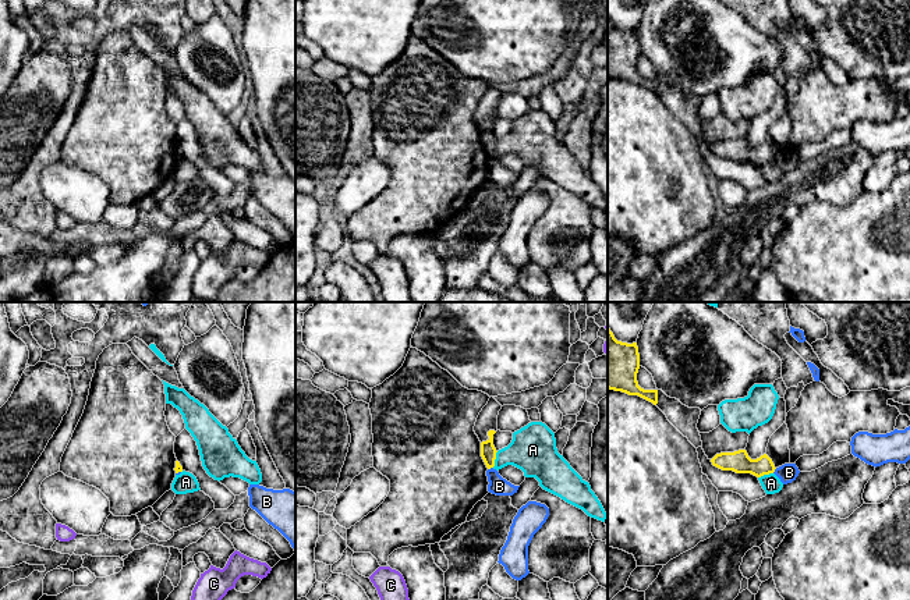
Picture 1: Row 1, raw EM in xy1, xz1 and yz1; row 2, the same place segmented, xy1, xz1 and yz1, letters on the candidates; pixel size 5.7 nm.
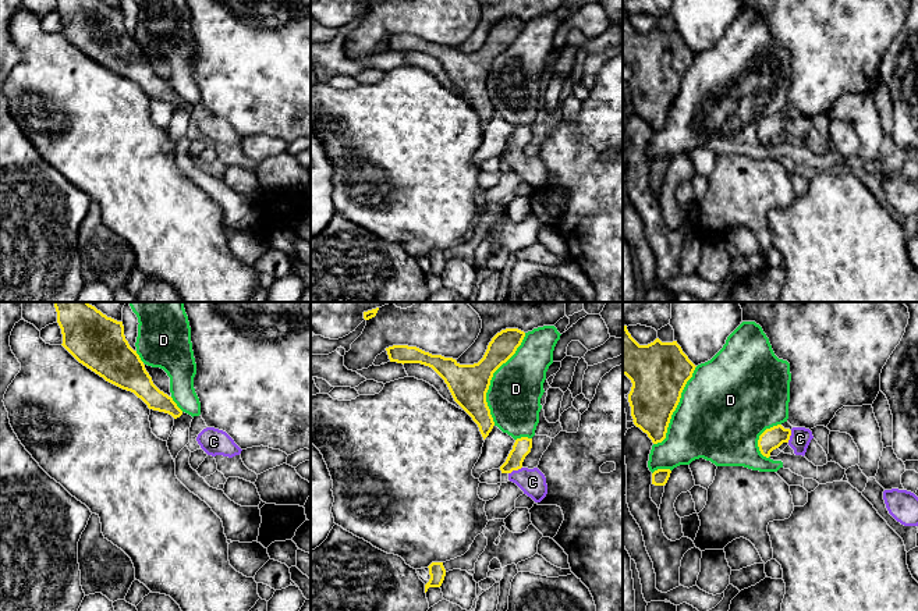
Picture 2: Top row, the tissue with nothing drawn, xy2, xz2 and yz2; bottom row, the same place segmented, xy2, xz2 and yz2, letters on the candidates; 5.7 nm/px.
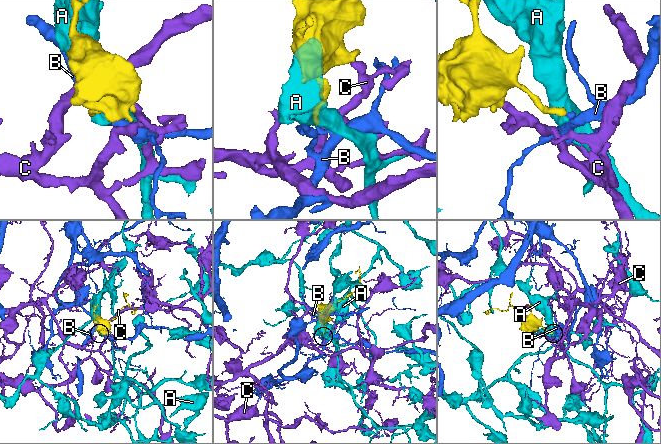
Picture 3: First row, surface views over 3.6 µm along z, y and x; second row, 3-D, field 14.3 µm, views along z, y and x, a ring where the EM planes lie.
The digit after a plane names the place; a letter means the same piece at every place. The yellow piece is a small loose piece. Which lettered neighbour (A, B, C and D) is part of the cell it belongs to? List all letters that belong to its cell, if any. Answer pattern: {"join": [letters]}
{"join": ["C"]}

